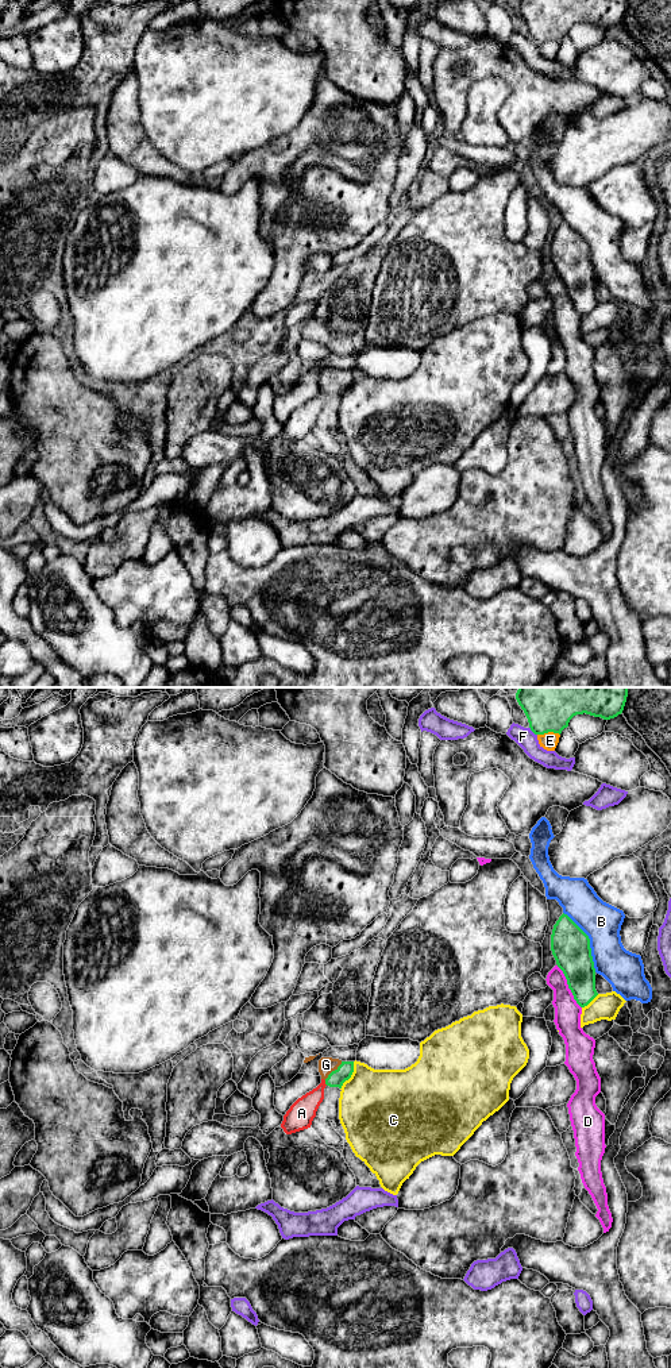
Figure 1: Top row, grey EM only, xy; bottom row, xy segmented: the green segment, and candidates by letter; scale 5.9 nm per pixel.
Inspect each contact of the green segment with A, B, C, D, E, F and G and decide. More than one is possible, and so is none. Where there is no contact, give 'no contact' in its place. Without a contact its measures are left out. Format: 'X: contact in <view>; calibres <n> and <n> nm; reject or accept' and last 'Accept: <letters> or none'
A: contact in xy; calibres 100 and 160 nm; reject
B: contact in xy; calibres 240 and 220 nm; reject
C: contact in xy; calibres 100 and 440 nm; reject
D: contact in xy; calibres 240 and 160 nm; reject
E: contact in xy; calibres 240 and 100 nm; reject
F: contact in xy; calibres 240 and 110 nm; reject
G: contact in xy; calibres 100 and 100 nm; accept
Accept: G

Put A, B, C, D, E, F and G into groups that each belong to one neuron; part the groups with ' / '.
A / B / C / D / E / F / G

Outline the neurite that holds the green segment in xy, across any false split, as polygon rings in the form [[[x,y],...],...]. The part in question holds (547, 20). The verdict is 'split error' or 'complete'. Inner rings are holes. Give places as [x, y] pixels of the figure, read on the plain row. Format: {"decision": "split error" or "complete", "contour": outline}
{"decision": "complete", "contour": [[[517,0],[535,43],[562,42],[576,23],[610,28],[622,22],[628,0]]]}

